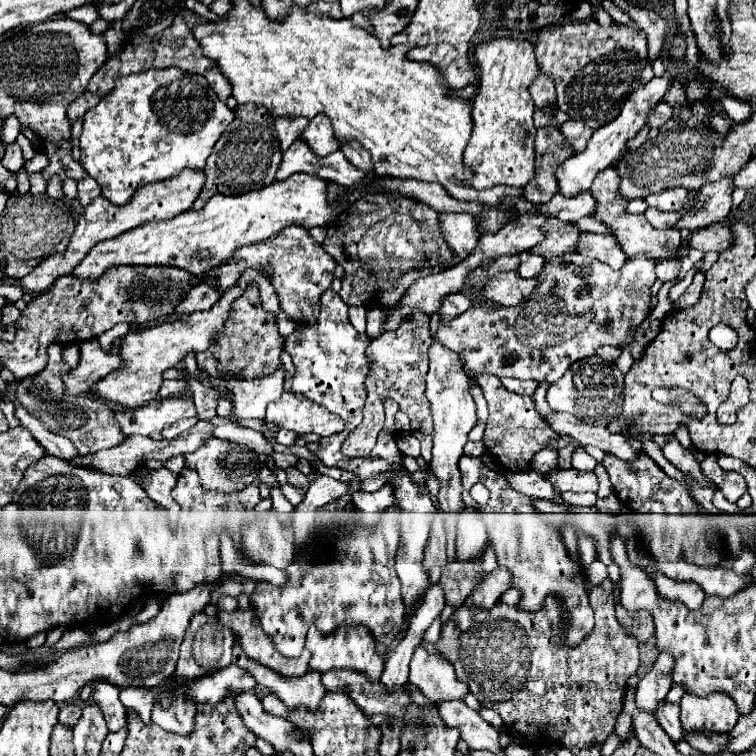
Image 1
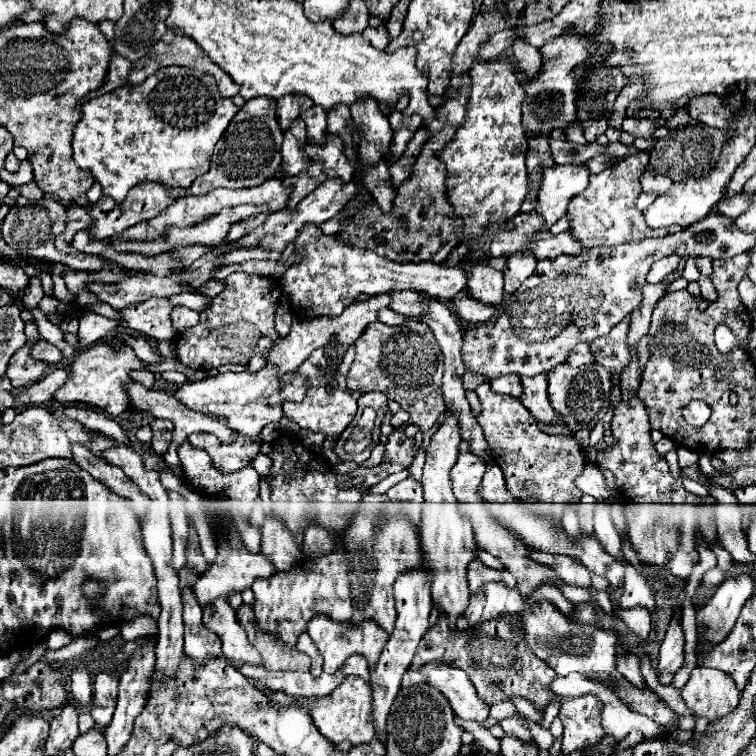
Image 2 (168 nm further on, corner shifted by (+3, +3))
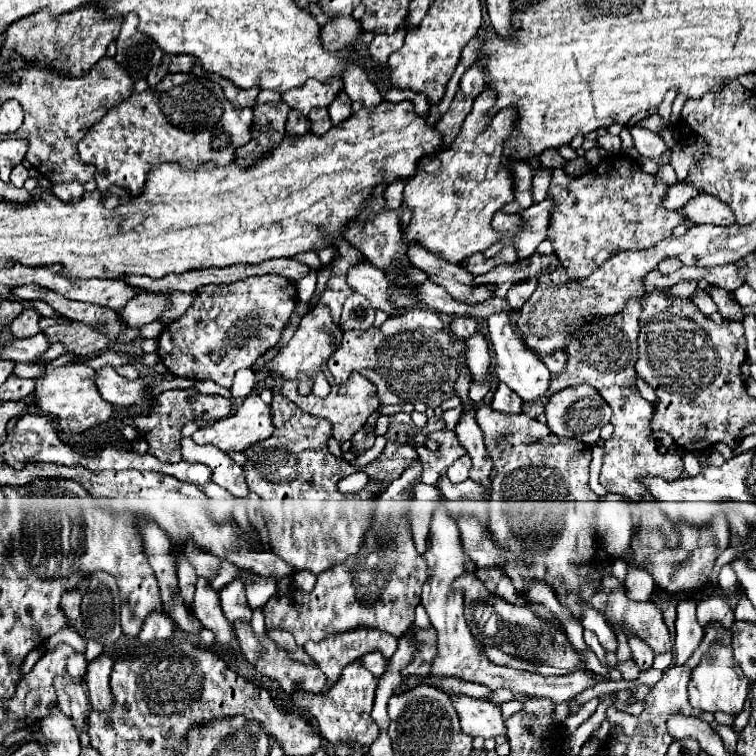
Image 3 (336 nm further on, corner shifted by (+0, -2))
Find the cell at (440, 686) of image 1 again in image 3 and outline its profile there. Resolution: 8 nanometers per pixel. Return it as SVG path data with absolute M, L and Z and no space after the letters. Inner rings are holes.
M463 693L451 695L455 711L459 715L461 729L471 737L497 737L505 735L505 723L501 717L501 709L489 701L475 699Z

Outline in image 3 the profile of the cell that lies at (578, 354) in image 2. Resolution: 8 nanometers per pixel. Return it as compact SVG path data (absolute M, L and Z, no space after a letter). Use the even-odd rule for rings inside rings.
M557 351L553 357L541 357L541 361L547 365L547 369L553 375L559 375L559 373L563 373L563 369L567 365L567 355L563 351Z

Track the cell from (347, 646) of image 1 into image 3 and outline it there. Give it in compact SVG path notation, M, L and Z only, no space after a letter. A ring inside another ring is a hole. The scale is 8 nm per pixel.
M353 629L347 633L331 635L319 643L305 643L305 651L317 661L317 667L327 675L329 685L335 685L339 681L343 667L363 657L365 653L379 651L385 659L389 659L395 653L395 647L397 637L375 629Z

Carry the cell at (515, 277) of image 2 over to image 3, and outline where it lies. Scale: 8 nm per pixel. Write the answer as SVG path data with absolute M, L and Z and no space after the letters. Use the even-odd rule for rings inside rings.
M527 279L527 281L519 281L511 285L511 291L507 293L507 301L511 309L521 309L521 305L531 297L535 287L537 287L537 279Z

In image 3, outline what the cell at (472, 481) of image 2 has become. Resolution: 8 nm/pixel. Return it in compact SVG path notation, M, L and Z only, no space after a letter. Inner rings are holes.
M463 455L461 459L457 459L449 469L447 469L447 477L451 483L461 483L465 479L469 479L469 469L471 469L471 457Z

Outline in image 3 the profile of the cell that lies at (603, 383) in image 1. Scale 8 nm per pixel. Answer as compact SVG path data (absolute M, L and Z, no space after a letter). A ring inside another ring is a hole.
M573 385L565 387L563 391L557 391L549 397L545 405L545 417L547 417L547 427L557 435L557 437L571 437L587 443L593 447L599 439L599 431L603 425L609 423L611 419L611 407L607 401L595 391L591 385Z

